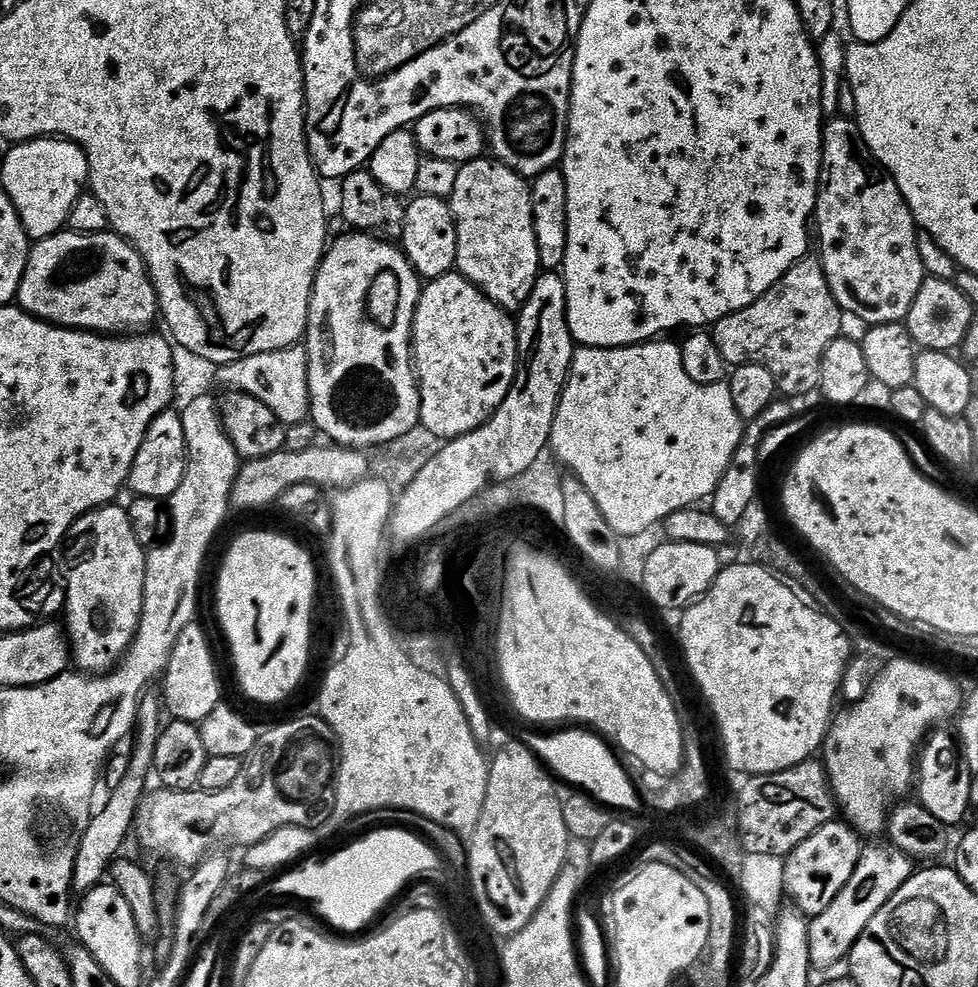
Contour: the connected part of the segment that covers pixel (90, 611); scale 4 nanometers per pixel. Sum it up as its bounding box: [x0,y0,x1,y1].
[62,502,147,674]

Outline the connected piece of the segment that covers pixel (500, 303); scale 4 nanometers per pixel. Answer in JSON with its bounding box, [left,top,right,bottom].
[450,158,541,310]

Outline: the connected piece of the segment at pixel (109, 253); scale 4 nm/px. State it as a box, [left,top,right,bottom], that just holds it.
[18,230,158,334]

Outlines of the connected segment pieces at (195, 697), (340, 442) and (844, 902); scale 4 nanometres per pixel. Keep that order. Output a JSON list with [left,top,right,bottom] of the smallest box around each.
[[162,622,221,725],[306,231,422,450],[808,847,913,969]]

